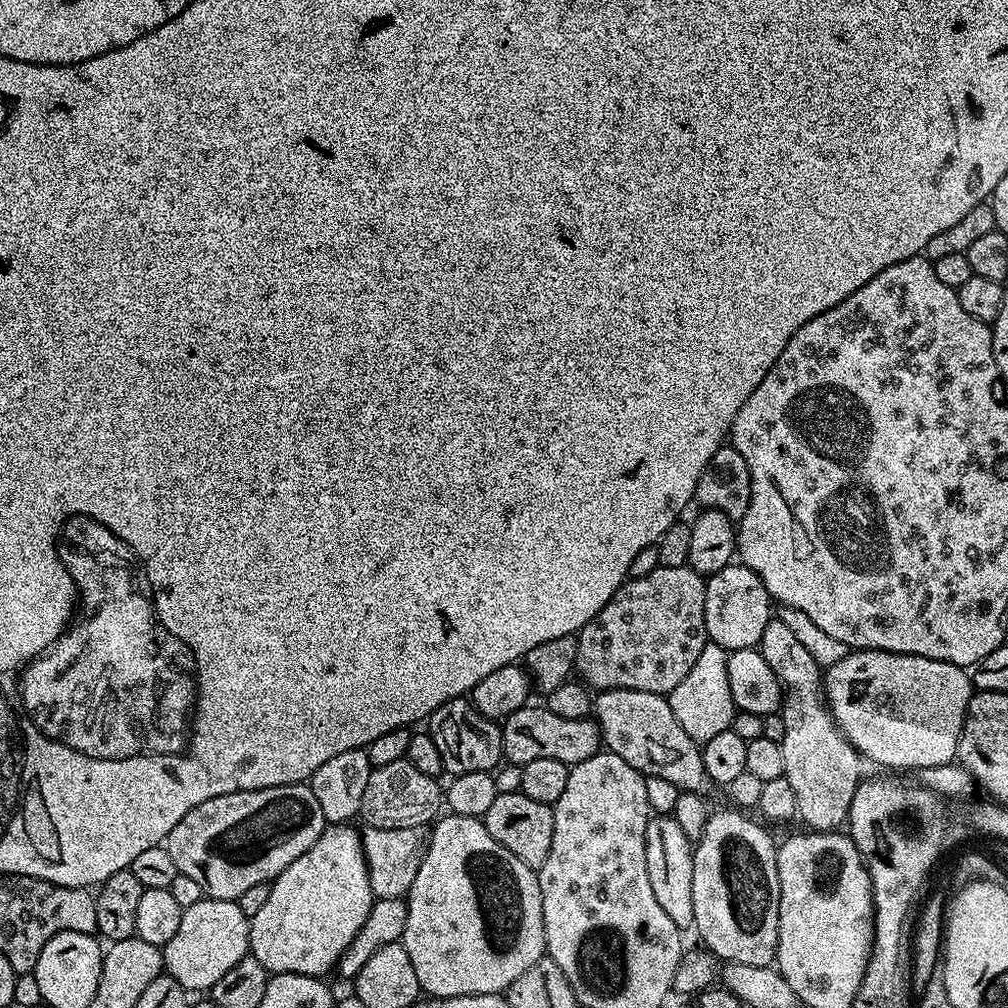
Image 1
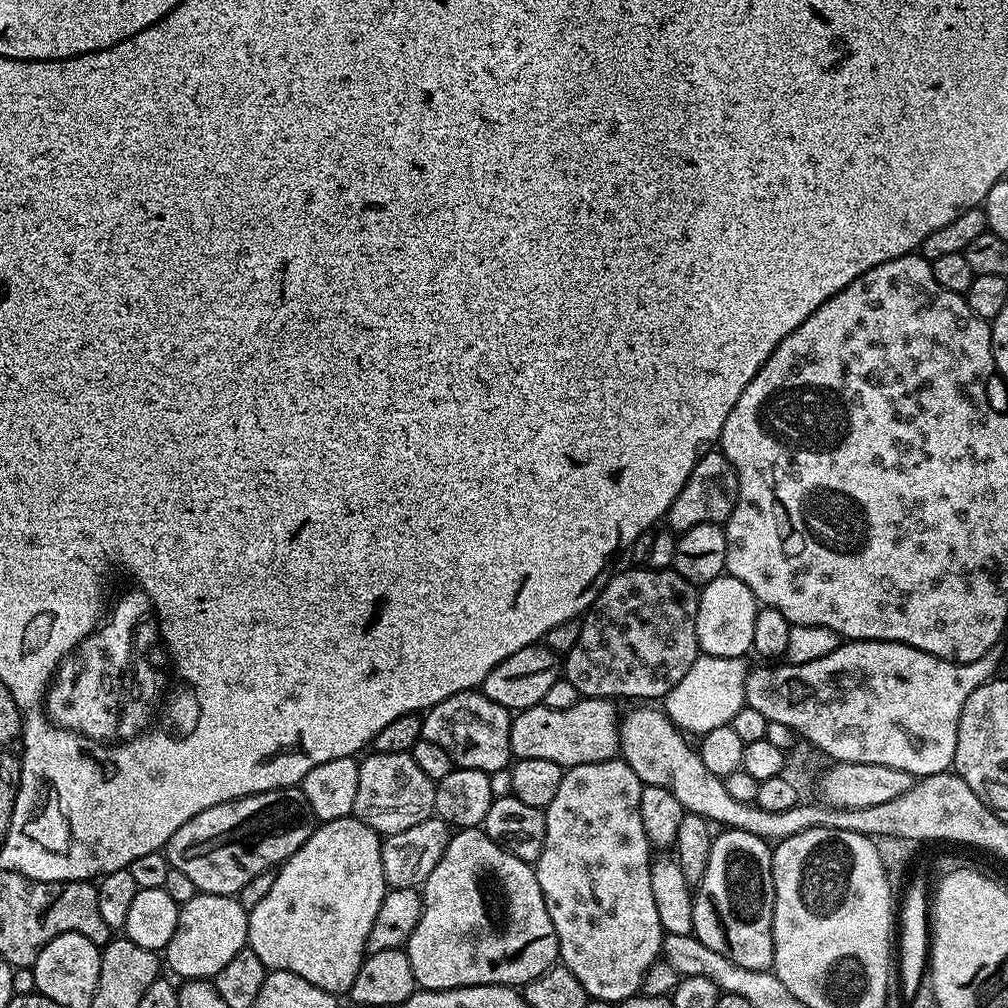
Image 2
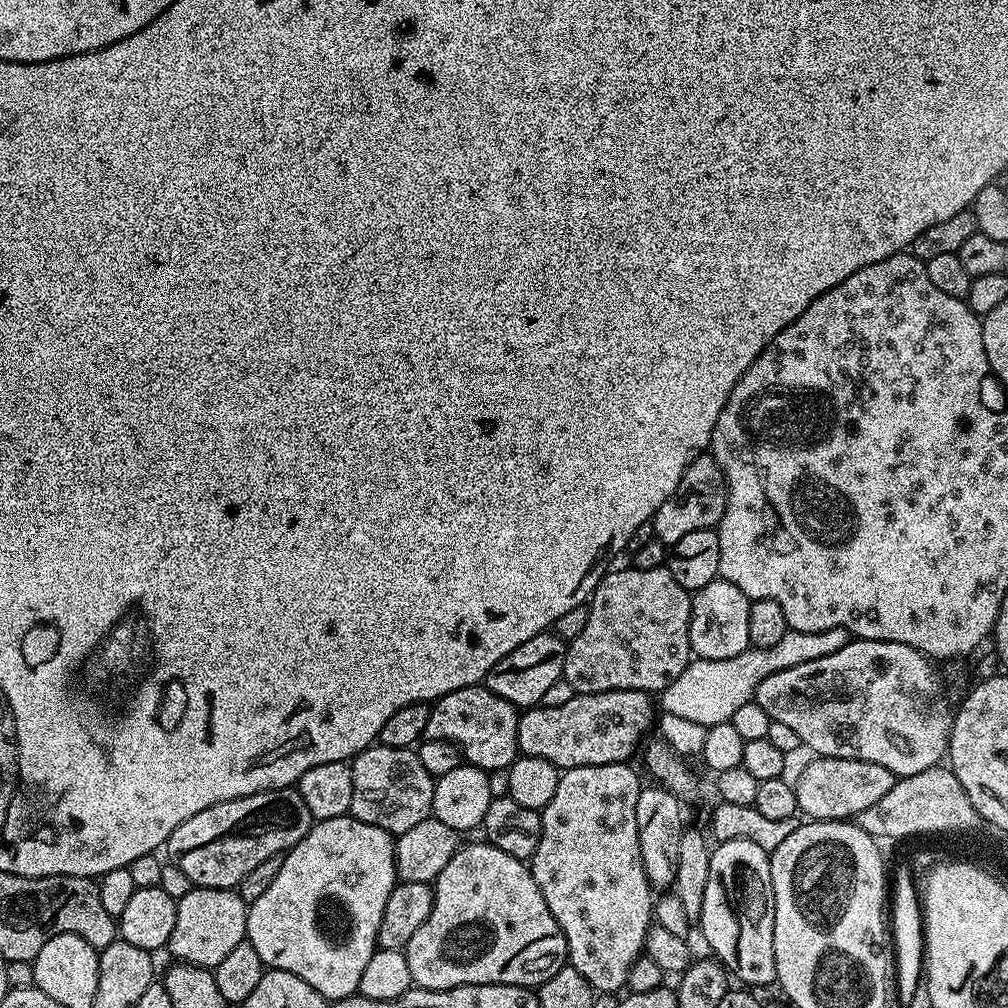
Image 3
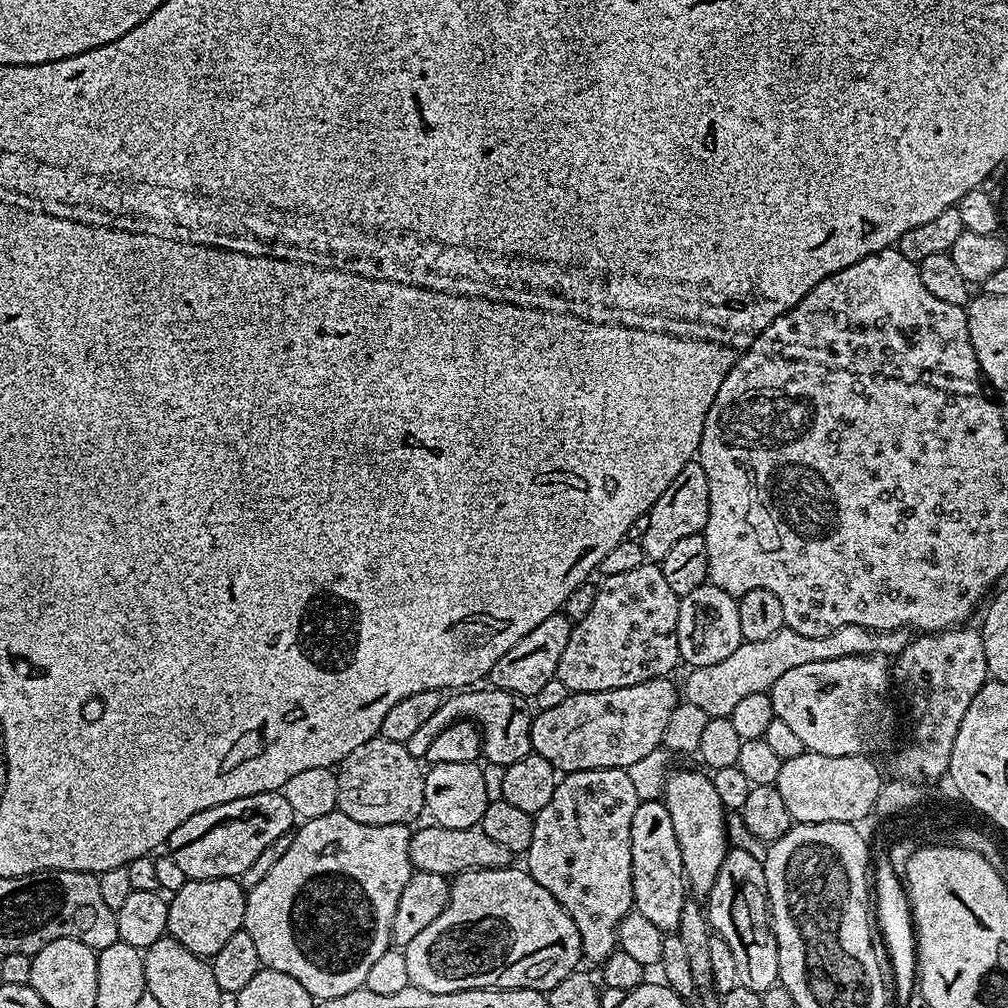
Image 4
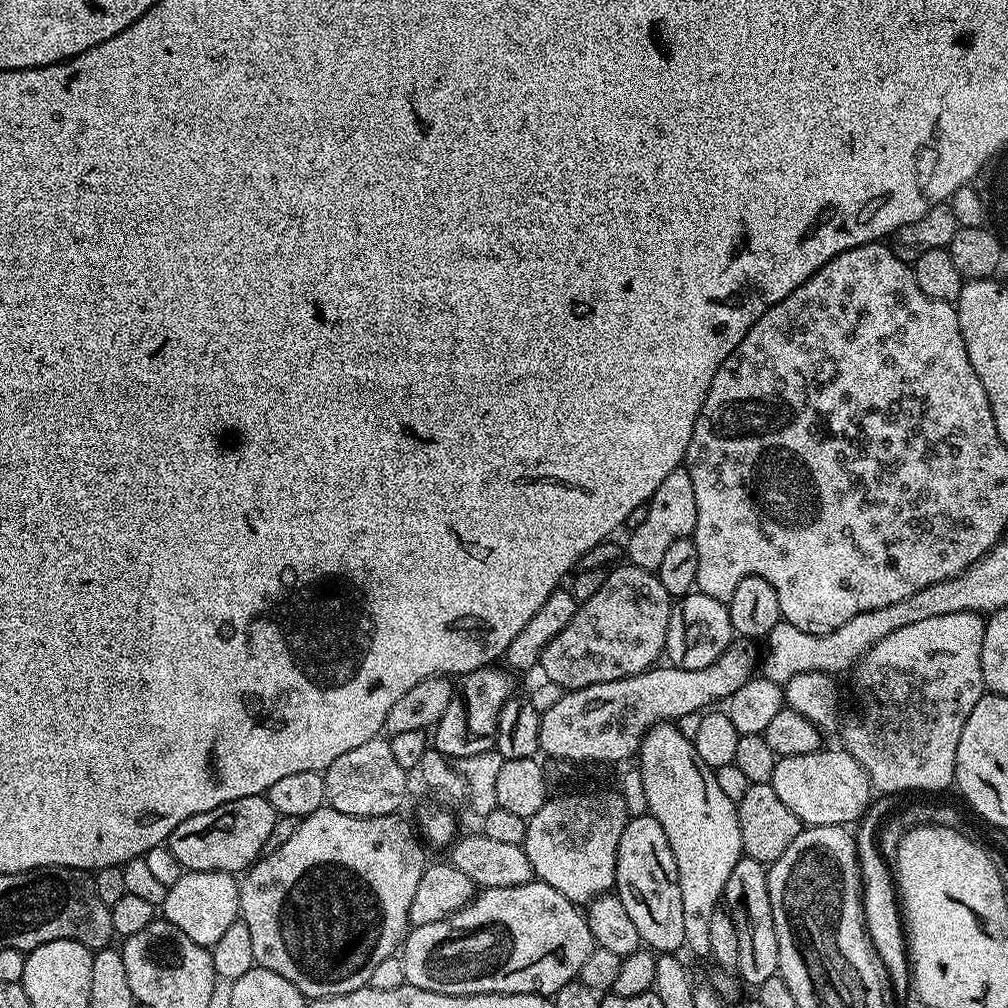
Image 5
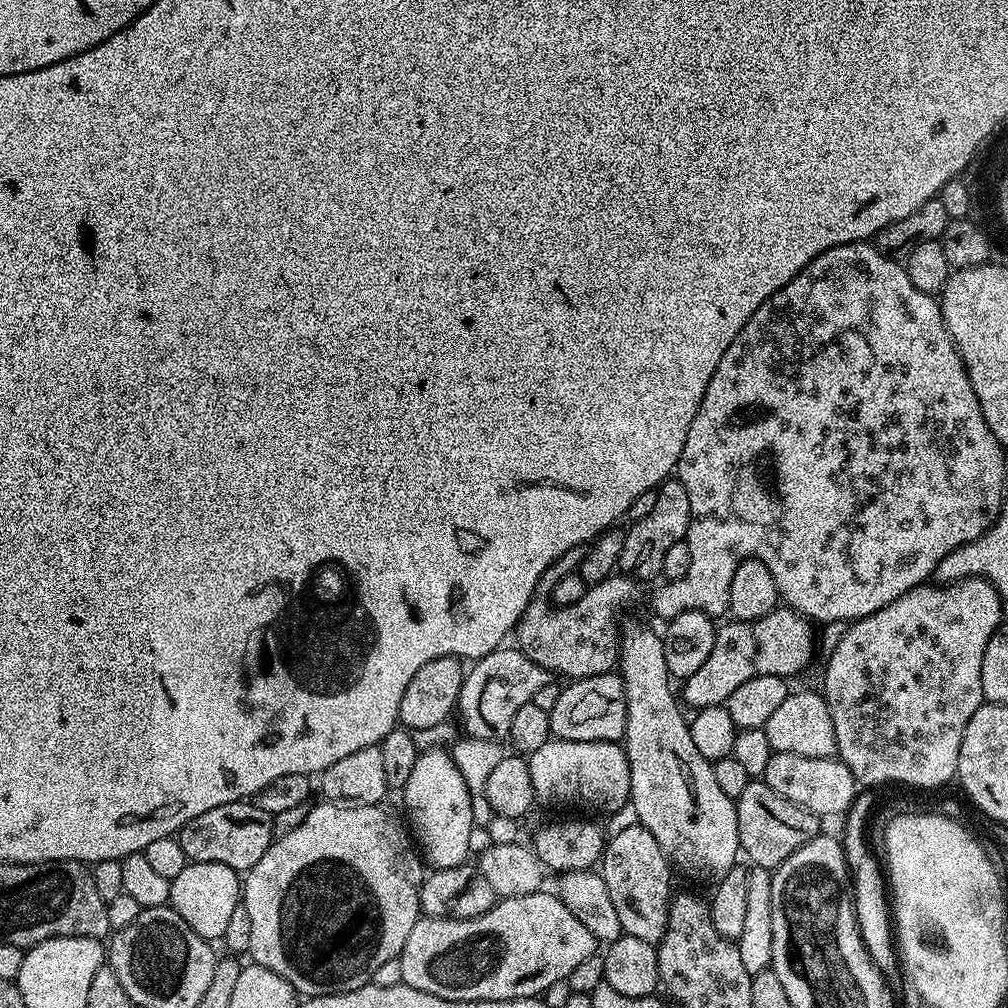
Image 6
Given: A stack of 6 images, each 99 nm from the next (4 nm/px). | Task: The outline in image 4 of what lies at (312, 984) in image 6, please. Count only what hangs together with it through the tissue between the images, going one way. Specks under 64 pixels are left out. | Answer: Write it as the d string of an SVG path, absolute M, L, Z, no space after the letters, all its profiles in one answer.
M338 810L326 814L322 818L303 821L295 829L290 842L290 850L286 850L286 854L282 854L282 858L278 858L278 862L274 862L270 874L266 874L266 878L262 878L262 882L258 882L258 886L247 889L246 892L243 931L250 934L250 939L253 940L254 947L258 950L261 965L270 970L278 970L278 974L290 974L290 978L296 979L316 1002L330 998L342 998L342 994L350 994L354 990L364 987L366 974L374 967L374 961L392 944L390 922L394 922L394 910L398 910L398 898L402 898L402 889L405 888L406 882L410 882L414 871L410 858L412 834L413 829L407 824L374 826L366 822L354 822L354 818L350 818Z

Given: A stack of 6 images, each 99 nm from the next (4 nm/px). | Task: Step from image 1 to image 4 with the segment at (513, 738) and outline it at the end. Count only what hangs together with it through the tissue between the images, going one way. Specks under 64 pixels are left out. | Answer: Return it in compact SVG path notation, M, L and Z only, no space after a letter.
M671 679L638 682L638 686L622 686L618 690L602 690L596 693L571 693L566 702L553 706L550 710L536 712L532 718L532 751L546 758L556 768L557 773L598 770L599 768L622 768L627 770L634 762L641 761L646 754L659 749L663 732L671 714L678 709L678 688Z

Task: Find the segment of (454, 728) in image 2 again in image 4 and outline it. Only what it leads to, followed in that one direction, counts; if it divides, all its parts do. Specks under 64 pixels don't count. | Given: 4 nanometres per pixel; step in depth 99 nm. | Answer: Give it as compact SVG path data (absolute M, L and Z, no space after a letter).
M480 686L468 691L460 690L449 696L452 696L449 700L448 697L441 699L437 712L408 739L406 747L411 756L423 758L430 742L434 742L434 738L438 738L438 734L442 734L446 726L467 716L471 717L476 727L480 729L482 756L487 763L507 766L518 762L518 758L533 755L530 730L534 708L525 697L491 686Z

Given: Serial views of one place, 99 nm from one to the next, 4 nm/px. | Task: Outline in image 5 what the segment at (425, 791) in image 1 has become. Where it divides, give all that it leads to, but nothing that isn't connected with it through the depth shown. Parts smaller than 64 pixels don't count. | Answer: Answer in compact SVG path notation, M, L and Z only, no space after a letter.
M384 738L362 742L362 746L329 760L323 773L327 807L342 814L394 816L401 811L400 807L408 796L409 773L402 766L398 766L391 743Z

